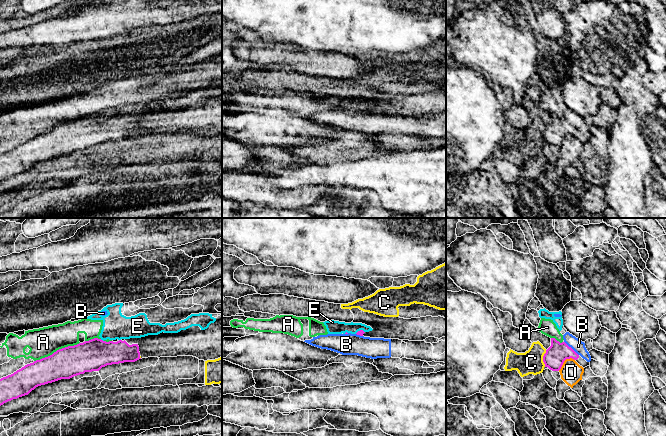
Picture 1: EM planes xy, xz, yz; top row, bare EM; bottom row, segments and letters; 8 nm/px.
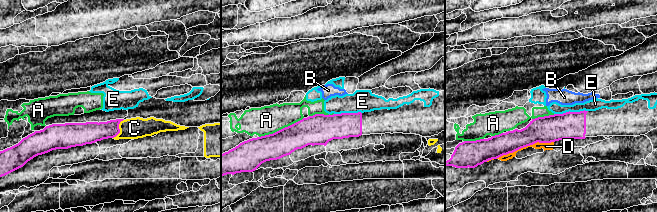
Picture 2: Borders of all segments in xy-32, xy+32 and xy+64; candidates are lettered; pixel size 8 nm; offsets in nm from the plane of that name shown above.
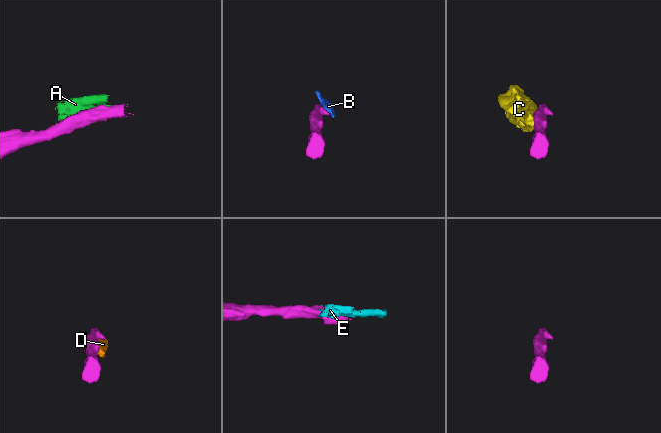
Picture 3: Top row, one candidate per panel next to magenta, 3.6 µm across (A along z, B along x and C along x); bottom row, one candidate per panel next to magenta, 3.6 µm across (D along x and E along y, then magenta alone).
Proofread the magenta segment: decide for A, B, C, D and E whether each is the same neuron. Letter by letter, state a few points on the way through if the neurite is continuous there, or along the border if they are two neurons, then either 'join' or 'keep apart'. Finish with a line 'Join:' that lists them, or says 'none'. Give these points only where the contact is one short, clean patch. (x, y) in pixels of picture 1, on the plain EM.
A: keep apart
B: border along yz (564, 117), (578, 131); keep apart
C: keep apart
D: keep apart
E: border along xy (100, 115), (103, 117); keep apart
Join: none

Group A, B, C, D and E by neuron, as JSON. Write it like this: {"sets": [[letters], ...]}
{"sets": [["A", "E"], ["B"], ["C"], ["D"]]}

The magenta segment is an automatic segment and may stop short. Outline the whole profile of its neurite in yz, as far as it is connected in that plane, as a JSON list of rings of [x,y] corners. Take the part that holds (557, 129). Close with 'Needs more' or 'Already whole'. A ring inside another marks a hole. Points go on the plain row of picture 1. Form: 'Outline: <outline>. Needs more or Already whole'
Outline: [[[551,114],[551,122],[543,132],[545,143],[552,147],[559,147],[566,135],[577,136],[579,131],[565,118],[560,119],[555,114]]]. Already whole

